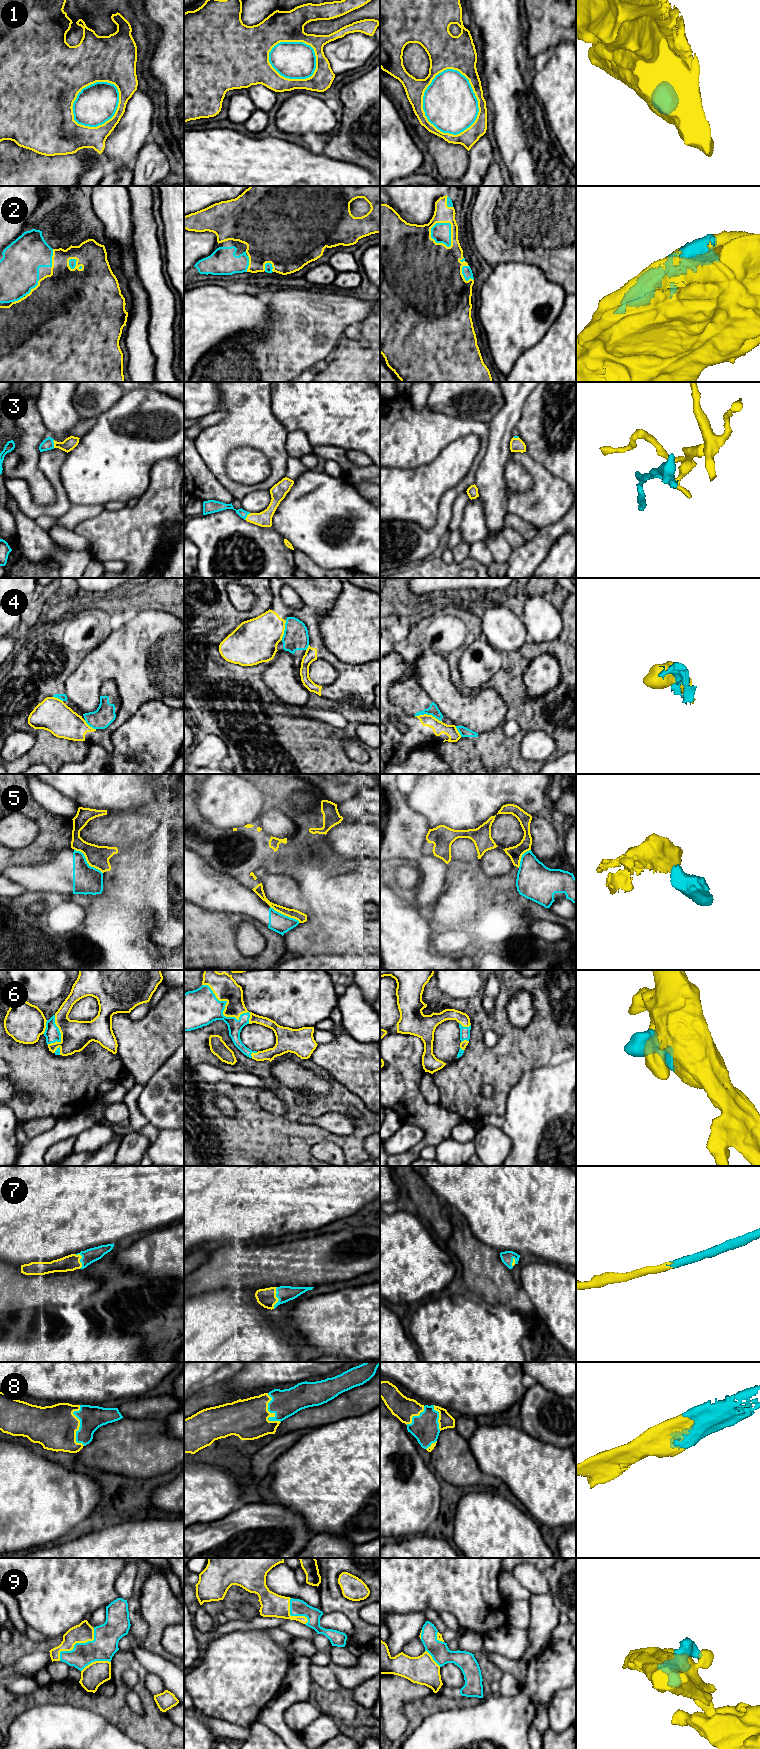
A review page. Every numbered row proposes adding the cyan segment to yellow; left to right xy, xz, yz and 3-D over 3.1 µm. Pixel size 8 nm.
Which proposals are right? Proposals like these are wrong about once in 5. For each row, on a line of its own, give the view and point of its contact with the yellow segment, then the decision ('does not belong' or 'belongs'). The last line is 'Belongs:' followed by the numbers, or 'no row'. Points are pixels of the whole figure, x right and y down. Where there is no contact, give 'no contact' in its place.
1: meets yellow in yz at (477, 99); belongs
2: meets yellow in yz at (451, 229); belongs
3: meets yellow in xy at (54, 444); belongs
4: meets yellow in yz at (428, 715); does not belong
5: meets yellow in xy at (86, 860); does not belong
6: meets yellow in xz at (223, 1013); belongs
7: meets yellow in xz at (277, 1298); belongs
8: meets yellow in xy at (79, 1426); belongs
9: meets yellow in xy at (77, 1642); belongs
Belongs: 1, 2, 3, 6, 7, 8, 9

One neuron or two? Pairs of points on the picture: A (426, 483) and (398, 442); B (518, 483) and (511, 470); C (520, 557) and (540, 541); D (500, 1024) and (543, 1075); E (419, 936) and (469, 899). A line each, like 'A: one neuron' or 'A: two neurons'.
A: two neurons
B: one neuron
C: one neuron
D: two neurons
E: two neurons

